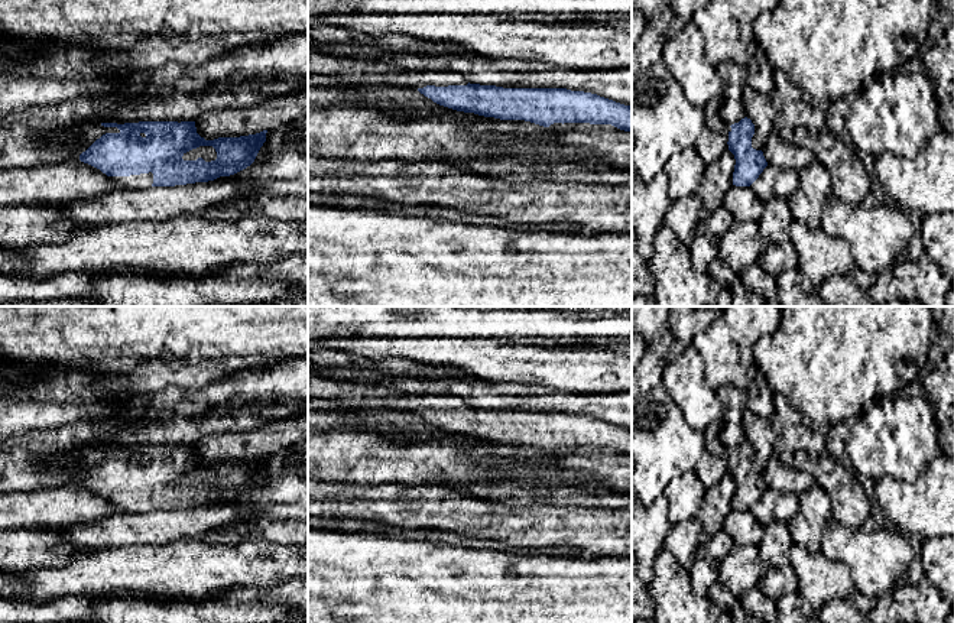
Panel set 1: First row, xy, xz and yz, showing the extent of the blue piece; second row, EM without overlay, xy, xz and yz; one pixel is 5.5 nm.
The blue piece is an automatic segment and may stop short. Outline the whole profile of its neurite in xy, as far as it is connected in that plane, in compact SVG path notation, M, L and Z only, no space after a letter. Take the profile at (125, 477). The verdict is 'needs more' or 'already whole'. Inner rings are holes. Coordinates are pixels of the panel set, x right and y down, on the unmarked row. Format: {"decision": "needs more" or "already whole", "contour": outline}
{"decision": "needs more", "contour": "M139 445L139 447L82 447L64 455L46 457L43 463L52 471L64 471L64 470L78 470L80 481L74 486L84 486L106 497L111 504L114 504L119 510L132 515L142 515L150 510L175 510L175 509L186 509L195 506L208 506L214 504L220 500L234 499L247 490L250 490L260 471L266 465L267 454L263 454L256 458L240 460L240 461L218 461L214 464L205 464L197 457L195 445ZM199 470L212 470L217 476L217 483L211 486L205 486L202 481L197 484L184 484L182 480Z"}

